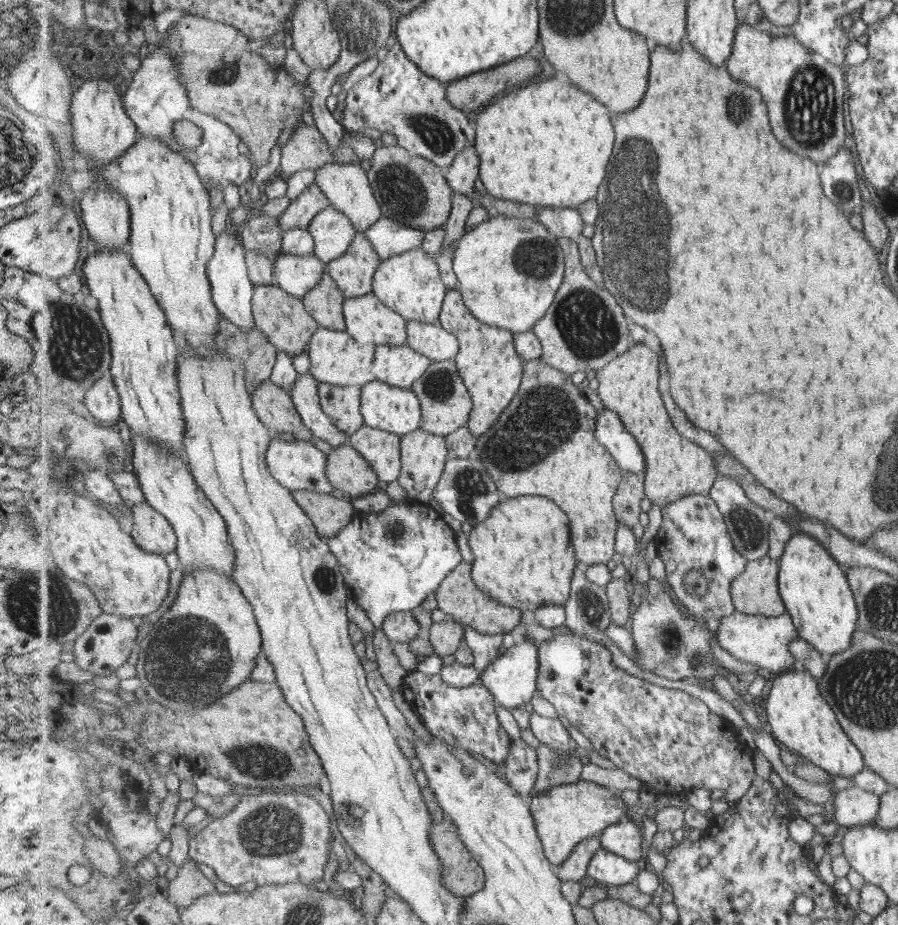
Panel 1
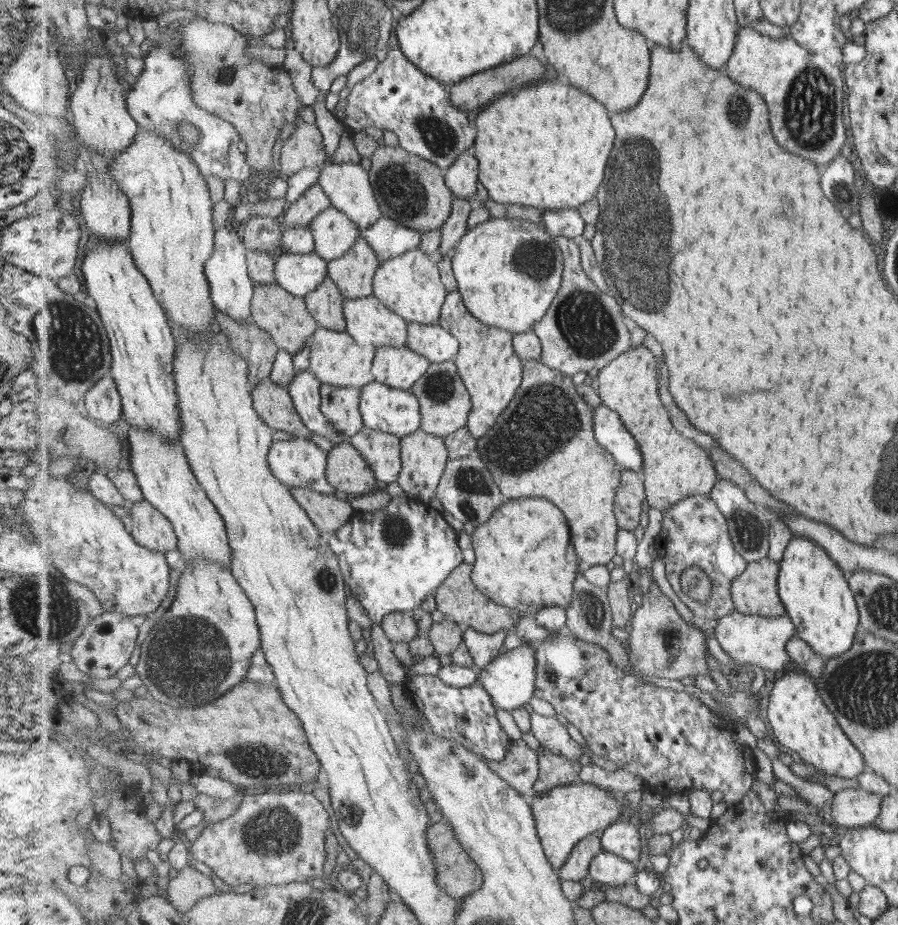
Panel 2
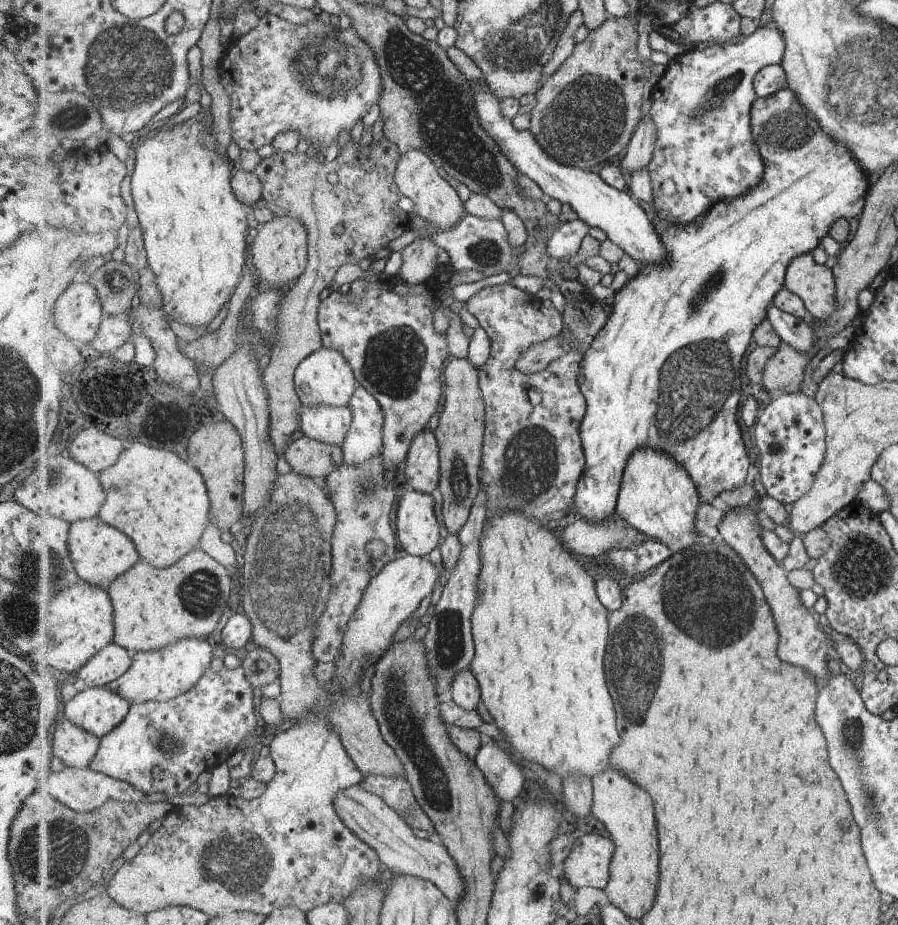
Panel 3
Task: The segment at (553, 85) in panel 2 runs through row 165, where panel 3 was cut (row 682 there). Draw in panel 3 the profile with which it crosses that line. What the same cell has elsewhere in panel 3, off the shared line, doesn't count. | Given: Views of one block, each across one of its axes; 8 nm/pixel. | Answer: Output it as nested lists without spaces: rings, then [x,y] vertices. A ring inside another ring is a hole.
[[[508,511],[503,516],[496,517],[487,522],[482,535],[482,574],[478,579],[478,604],[474,611],[472,622],[474,630],[474,644],[476,656],[470,670],[479,680],[482,691],[482,702],[487,711],[495,720],[495,726],[499,728],[511,747],[529,763],[537,764],[546,771],[554,773],[558,777],[594,777],[601,776],[611,769],[610,761],[612,753],[617,744],[621,745],[621,736],[617,730],[617,710],[613,696],[607,686],[605,678],[605,652],[609,646],[609,610],[601,603],[595,580],[587,574],[587,570],[577,558],[573,558],[571,553],[563,544],[559,542],[551,532],[543,529],[534,519],[525,517],[522,513]]]

